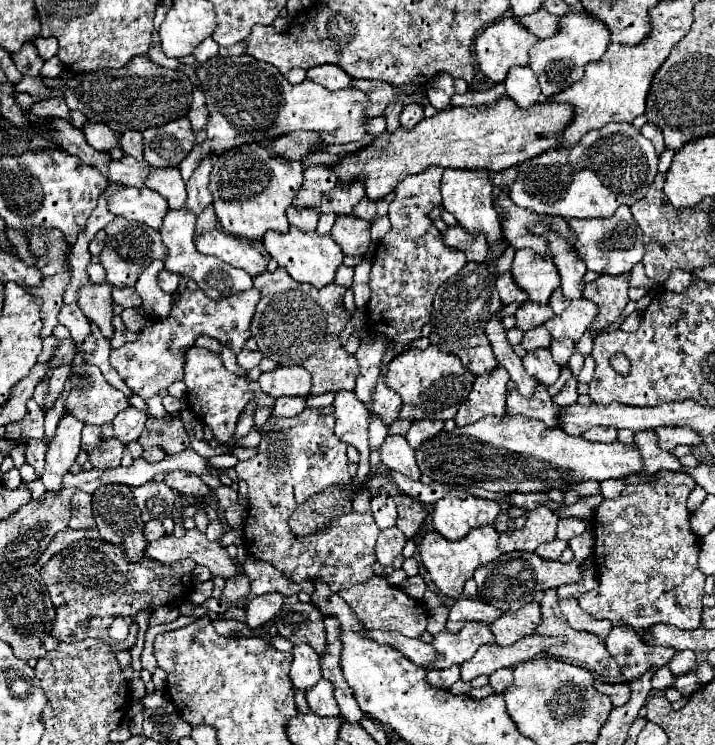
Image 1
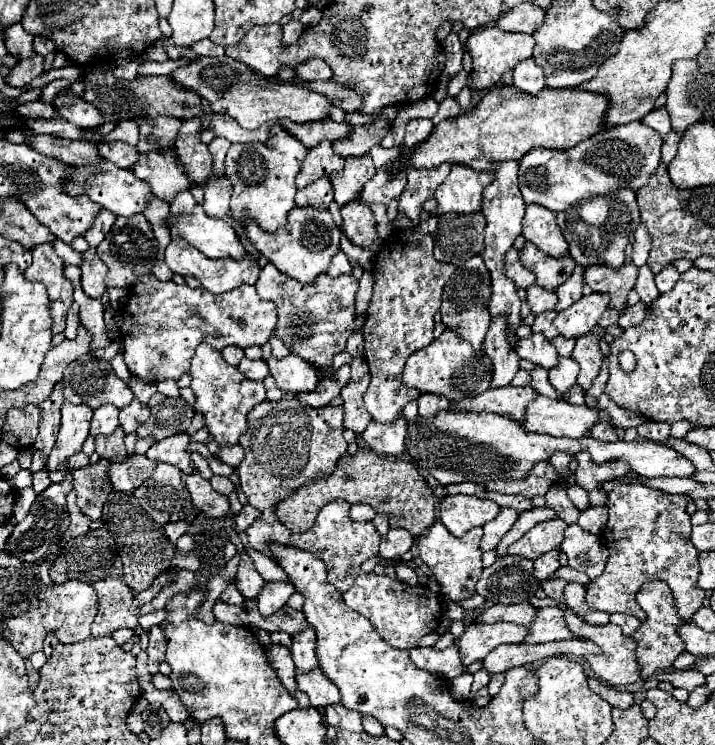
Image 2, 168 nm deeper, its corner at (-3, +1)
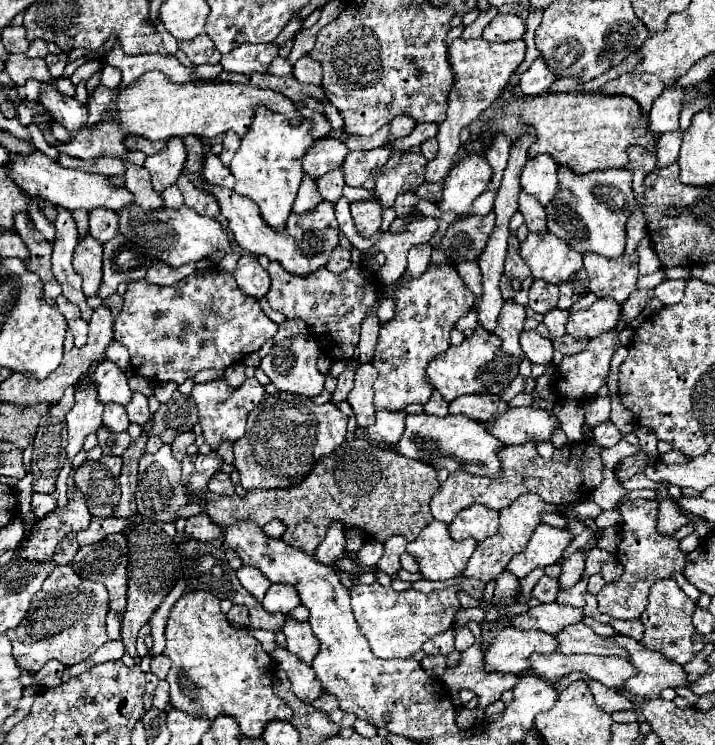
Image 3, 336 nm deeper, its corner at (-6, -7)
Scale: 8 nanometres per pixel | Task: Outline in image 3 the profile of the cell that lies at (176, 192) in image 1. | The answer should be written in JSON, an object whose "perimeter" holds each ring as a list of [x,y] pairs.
{"perimeter":[[[170,138],[168,146],[162,152],[146,158],[144,168],[152,176],[154,192],[162,194],[168,186],[176,184],[176,180],[182,172],[184,160],[186,160],[186,150],[182,144],[182,138]]]}

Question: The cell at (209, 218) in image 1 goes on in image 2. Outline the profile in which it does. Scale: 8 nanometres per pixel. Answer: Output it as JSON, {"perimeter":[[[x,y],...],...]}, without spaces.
{"perimeter":[[[213,176],[209,180],[211,184],[205,184],[205,202],[203,208],[211,218],[225,218],[231,210],[231,182],[225,176]]]}

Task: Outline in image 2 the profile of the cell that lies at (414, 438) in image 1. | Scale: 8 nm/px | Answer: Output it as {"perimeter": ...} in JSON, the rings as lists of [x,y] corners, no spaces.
{"perimeter":[[[421,394],[419,396],[419,416],[421,418],[431,418],[437,414],[437,410],[445,408],[447,400],[443,396],[435,396],[435,394]]]}

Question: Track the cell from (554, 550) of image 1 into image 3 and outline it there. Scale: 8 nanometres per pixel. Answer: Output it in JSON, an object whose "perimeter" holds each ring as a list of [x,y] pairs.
{"perimeter":[[[542,576],[538,580],[538,584],[534,586],[534,590],[532,590],[532,596],[538,598],[540,602],[554,602],[558,590],[560,590],[558,588],[558,578],[554,578],[554,576]]]}

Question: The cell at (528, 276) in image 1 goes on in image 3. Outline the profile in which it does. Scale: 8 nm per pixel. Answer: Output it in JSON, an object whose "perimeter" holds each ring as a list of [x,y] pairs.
{"perimeter":[[[550,232],[542,236],[530,234],[526,242],[520,244],[520,256],[534,278],[550,284],[562,284],[582,268],[582,254],[566,248],[566,244],[550,236]]]}

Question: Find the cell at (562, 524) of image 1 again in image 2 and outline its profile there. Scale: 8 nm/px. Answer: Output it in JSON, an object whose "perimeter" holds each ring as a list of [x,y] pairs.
{"perimeter":[[[571,524],[565,530],[565,540],[561,544],[561,550],[567,554],[569,566],[573,570],[585,572],[591,580],[603,574],[609,552],[603,546],[601,536],[589,534],[581,526]]]}

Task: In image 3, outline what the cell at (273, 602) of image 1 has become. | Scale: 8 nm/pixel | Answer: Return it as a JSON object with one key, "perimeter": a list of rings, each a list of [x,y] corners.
{"perimeter":[[[272,584],[262,600],[262,606],[266,612],[282,612],[282,614],[288,614],[298,604],[300,604],[300,598],[296,598],[296,590],[288,584],[286,586]]]}

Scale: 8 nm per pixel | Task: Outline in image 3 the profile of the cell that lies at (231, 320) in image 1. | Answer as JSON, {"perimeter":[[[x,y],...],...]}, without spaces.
{"perimeter":[[[210,270],[202,276],[192,274],[174,286],[150,284],[146,280],[130,282],[124,294],[124,306],[114,322],[114,340],[122,342],[130,352],[132,368],[152,382],[176,382],[192,378],[198,370],[216,368],[224,370],[236,362],[242,362],[248,354],[256,352],[262,344],[276,336],[278,326],[264,314],[258,298],[244,296],[234,284],[232,274],[220,274]]]}

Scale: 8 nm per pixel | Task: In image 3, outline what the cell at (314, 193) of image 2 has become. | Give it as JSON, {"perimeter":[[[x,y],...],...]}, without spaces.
{"perimeter":[[[334,170],[328,172],[326,176],[316,180],[316,188],[318,194],[322,196],[322,200],[328,200],[332,204],[336,204],[342,198],[342,188],[344,188],[344,180],[342,180],[342,170]]]}

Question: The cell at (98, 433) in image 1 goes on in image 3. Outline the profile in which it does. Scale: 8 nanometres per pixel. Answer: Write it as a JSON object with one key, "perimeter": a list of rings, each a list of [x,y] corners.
{"perimeter":[[[106,404],[102,422],[110,432],[124,432],[124,430],[128,430],[128,424],[130,424],[126,410],[120,404]]]}

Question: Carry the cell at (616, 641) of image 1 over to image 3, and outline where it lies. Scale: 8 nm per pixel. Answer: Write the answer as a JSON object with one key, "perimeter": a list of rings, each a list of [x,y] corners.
{"perimeter":[[[610,620],[610,626],[626,636],[642,636],[644,634],[644,626],[640,620]]]}

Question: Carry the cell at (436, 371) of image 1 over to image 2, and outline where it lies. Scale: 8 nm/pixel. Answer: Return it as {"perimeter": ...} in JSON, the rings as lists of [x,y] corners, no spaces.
{"perimeter":[[[447,328],[427,348],[421,348],[419,352],[409,356],[403,370],[403,382],[409,388],[421,390],[423,394],[431,392],[437,396],[447,396],[449,400],[477,396],[491,388],[491,358],[483,350],[475,352],[473,346],[459,338],[455,330]]]}

